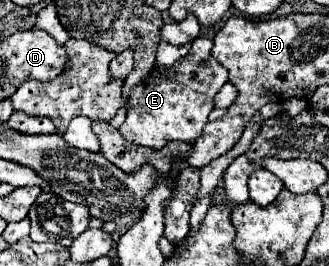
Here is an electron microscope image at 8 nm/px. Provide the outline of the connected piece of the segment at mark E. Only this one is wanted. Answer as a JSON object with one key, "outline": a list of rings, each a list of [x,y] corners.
{"outline":[[[195,38],[185,58],[169,68],[155,66],[137,88],[131,88],[127,120],[119,128],[125,140],[159,150],[173,140],[193,142],[201,134],[207,116],[213,110],[213,96],[227,82],[225,68],[211,56],[211,44],[211,38]]]}

